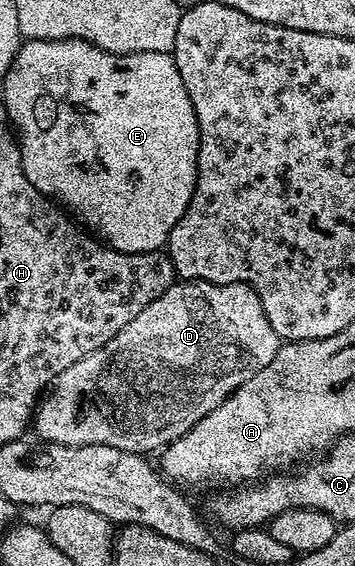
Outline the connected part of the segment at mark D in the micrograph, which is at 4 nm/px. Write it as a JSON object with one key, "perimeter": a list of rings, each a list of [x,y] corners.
{"perimeter":[[[202,280],[174,282],[163,294],[159,294],[159,298],[155,298],[155,302],[151,302],[151,306],[147,306],[138,316],[131,318],[131,322],[127,322],[127,326],[123,326],[123,330],[119,330],[119,334],[115,334],[111,342],[87,354],[87,358],[79,358],[75,366],[67,366],[67,370],[63,370],[63,374],[57,376],[37,405],[35,428],[37,424],[37,432],[45,439],[46,445],[95,446],[98,444],[99,446],[115,446],[115,450],[157,454],[168,444],[175,442],[183,434],[187,434],[187,430],[191,430],[199,422],[199,418],[207,418],[207,414],[211,414],[211,410],[215,410],[215,406],[225,401],[239,386],[243,386],[243,382],[255,378],[255,374],[259,374],[259,370],[263,370],[263,366],[267,366],[267,362],[275,358],[278,347],[279,341],[275,330],[271,330],[271,322],[267,322],[267,314],[263,314],[263,302],[259,302],[259,294],[255,294],[251,286],[212,284]]]}

